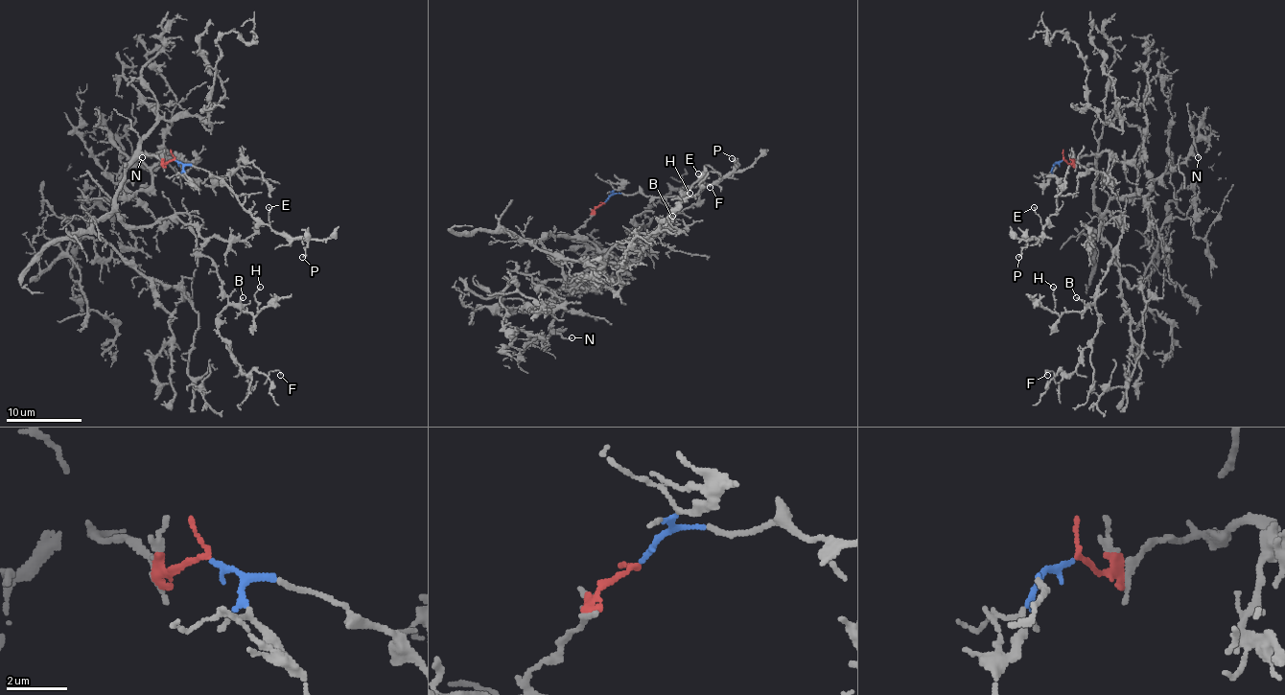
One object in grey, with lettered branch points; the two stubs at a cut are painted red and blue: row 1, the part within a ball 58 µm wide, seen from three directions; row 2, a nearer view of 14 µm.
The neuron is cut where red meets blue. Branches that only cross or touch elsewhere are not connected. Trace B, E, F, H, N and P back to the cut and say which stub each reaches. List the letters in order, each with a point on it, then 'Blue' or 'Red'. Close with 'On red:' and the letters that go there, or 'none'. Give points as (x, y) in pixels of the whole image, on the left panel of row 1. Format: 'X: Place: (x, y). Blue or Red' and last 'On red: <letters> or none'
B: Place: (243, 297). Red
E: Place: (268, 207). Blue
F: Place: (280, 375). Red
H: Place: (260, 287). Red
N: Place: (142, 157). Red
P: Place: (302, 257). Blue
On red: B, F, H, N

